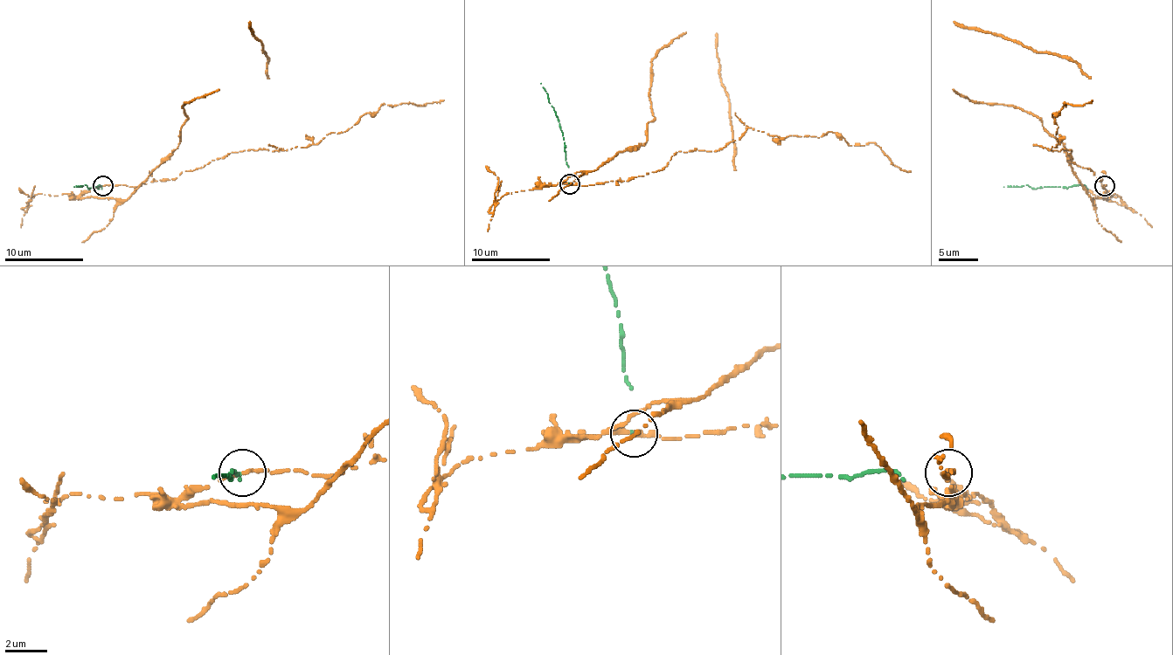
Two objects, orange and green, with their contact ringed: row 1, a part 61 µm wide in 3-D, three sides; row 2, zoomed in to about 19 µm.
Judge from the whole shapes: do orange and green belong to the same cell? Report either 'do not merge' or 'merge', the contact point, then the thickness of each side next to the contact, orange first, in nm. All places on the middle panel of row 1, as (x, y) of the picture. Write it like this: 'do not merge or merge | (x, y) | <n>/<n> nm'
do not merge | (569, 183) | 190/100 nm

